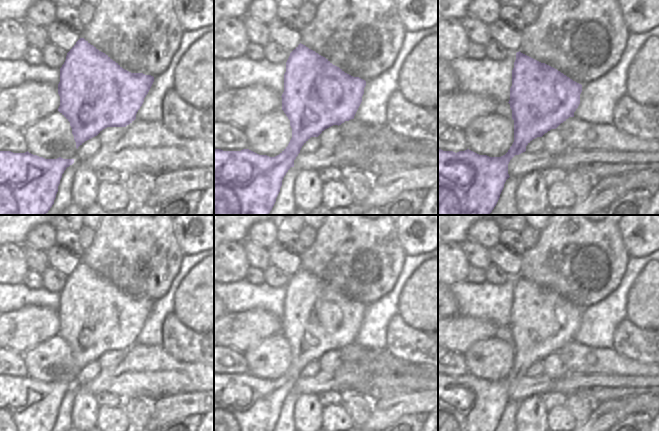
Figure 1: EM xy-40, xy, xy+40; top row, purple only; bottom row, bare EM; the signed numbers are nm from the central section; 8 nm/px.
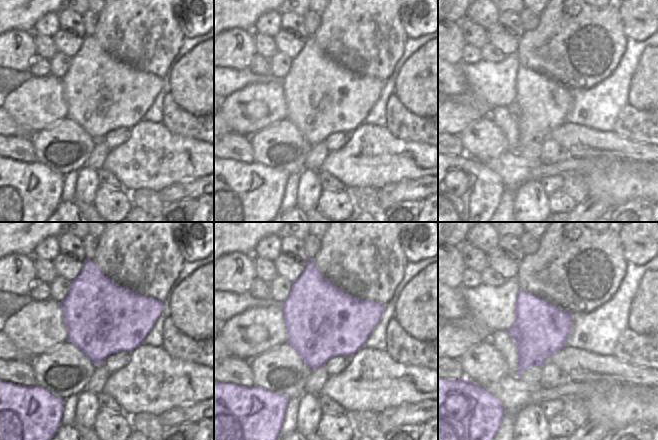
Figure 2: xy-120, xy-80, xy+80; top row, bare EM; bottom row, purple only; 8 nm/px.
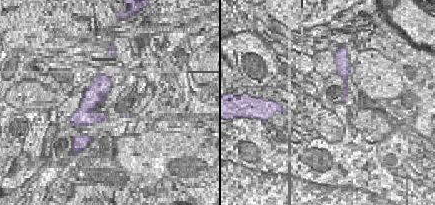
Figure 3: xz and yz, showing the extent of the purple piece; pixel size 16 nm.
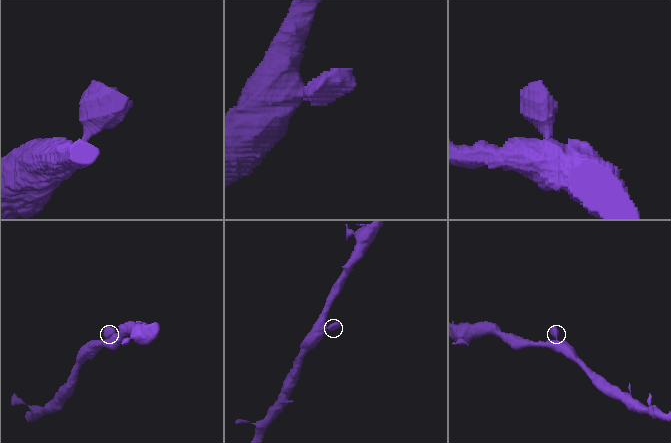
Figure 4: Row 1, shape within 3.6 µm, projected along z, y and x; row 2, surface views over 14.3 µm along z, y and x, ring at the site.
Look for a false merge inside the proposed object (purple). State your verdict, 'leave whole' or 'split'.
leave whole

